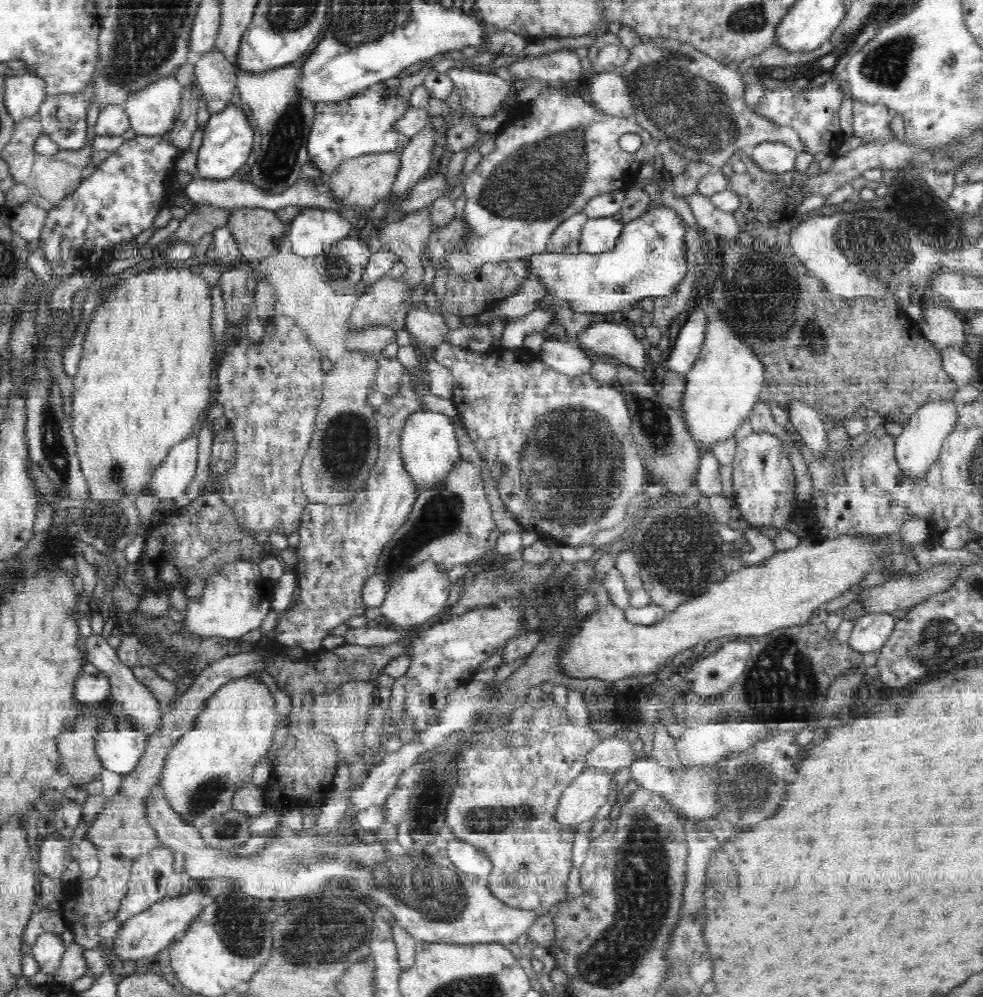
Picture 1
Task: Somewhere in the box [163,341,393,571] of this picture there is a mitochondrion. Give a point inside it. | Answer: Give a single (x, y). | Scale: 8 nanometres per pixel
(345, 443)

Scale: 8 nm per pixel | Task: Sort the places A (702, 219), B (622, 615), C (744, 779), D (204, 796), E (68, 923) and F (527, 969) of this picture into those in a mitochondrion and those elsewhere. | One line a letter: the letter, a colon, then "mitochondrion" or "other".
A: other
B: other
C: mitochondrion
D: mitochondrion
E: other
F: other

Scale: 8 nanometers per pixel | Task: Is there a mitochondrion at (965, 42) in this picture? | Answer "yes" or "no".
no

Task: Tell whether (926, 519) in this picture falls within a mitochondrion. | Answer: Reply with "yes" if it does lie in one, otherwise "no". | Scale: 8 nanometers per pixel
no

